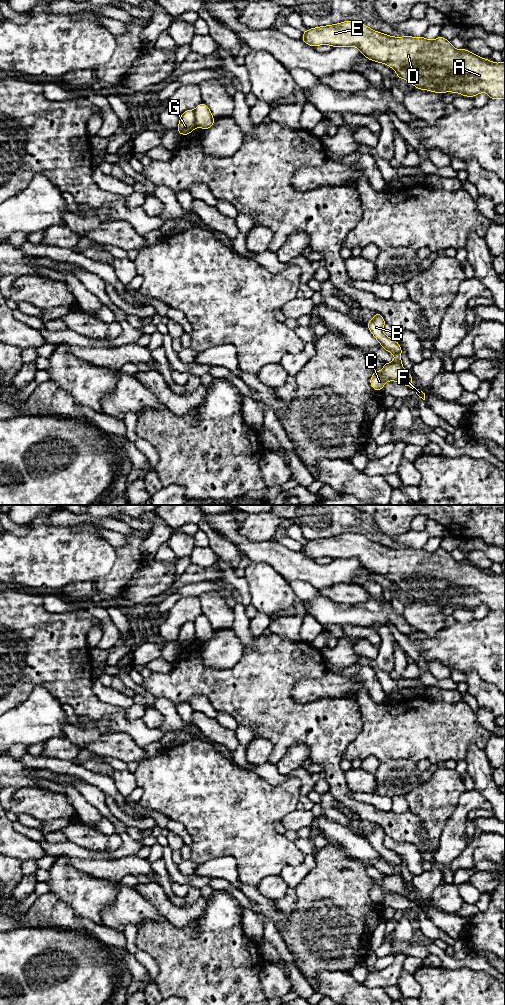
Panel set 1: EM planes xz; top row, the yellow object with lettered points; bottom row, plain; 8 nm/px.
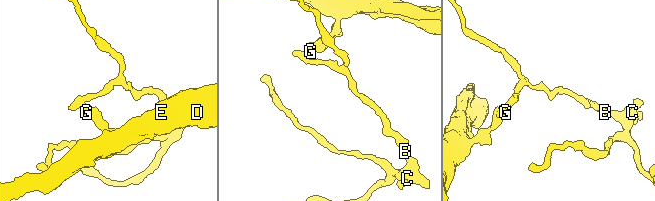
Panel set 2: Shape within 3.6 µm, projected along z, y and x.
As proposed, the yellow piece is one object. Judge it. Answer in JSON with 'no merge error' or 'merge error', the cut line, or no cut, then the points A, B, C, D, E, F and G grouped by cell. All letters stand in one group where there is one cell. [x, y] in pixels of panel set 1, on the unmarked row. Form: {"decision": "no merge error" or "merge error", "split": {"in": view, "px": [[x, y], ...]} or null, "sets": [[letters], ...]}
{"decision": "merge error", "split": {"in": "xz", "px": [[193, 622], [197, 638]]}, "sets": [["A", "D", "E"], ["B", "C", "F", "G"]]}

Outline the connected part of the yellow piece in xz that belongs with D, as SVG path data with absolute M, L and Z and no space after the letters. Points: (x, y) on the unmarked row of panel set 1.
M344 533L303 543L301 552L313 559L357 559L367 571L388 577L395 582L399 591L407 592L420 602L440 606L460 605L466 609L474 609L484 604L490 611L505 611L505 573L495 575L467 561L457 562L442 548L435 552L426 551L424 548L394 549L377 544L359 534Z

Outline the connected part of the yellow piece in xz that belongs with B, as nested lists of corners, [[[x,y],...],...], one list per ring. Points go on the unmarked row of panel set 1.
[[[374,824],[375,829],[367,835],[367,839],[370,844],[381,856],[384,862],[392,865],[395,868],[395,872],[390,875],[384,875],[383,881],[379,884],[374,881],[372,889],[370,891],[371,899],[380,903],[386,894],[395,893],[397,895],[406,897],[416,903],[417,909],[425,912],[425,905],[422,902],[416,901],[412,897],[412,888],[402,878],[401,865],[402,860],[397,853],[386,848],[383,844],[383,839],[386,836],[385,832],[380,825]]]

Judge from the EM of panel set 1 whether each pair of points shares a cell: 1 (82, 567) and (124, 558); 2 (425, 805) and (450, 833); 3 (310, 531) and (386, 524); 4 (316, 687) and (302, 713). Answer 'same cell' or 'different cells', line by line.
1: different cells
2: different cells
3: different cells
4: different cells

